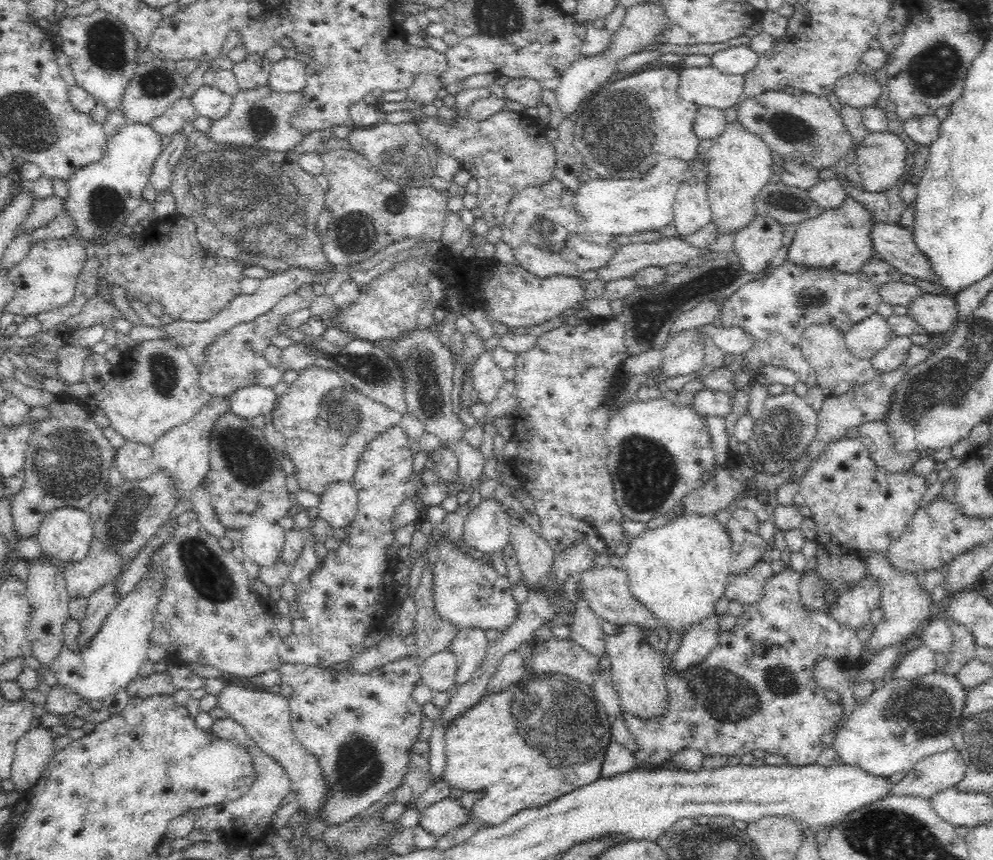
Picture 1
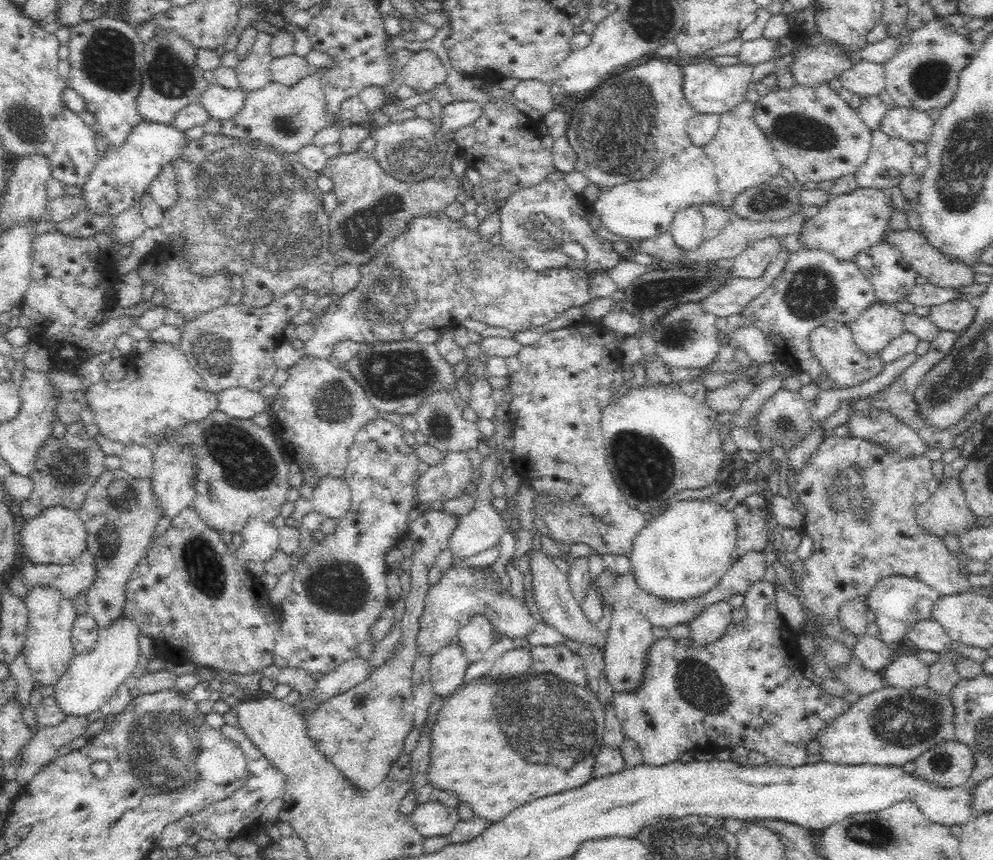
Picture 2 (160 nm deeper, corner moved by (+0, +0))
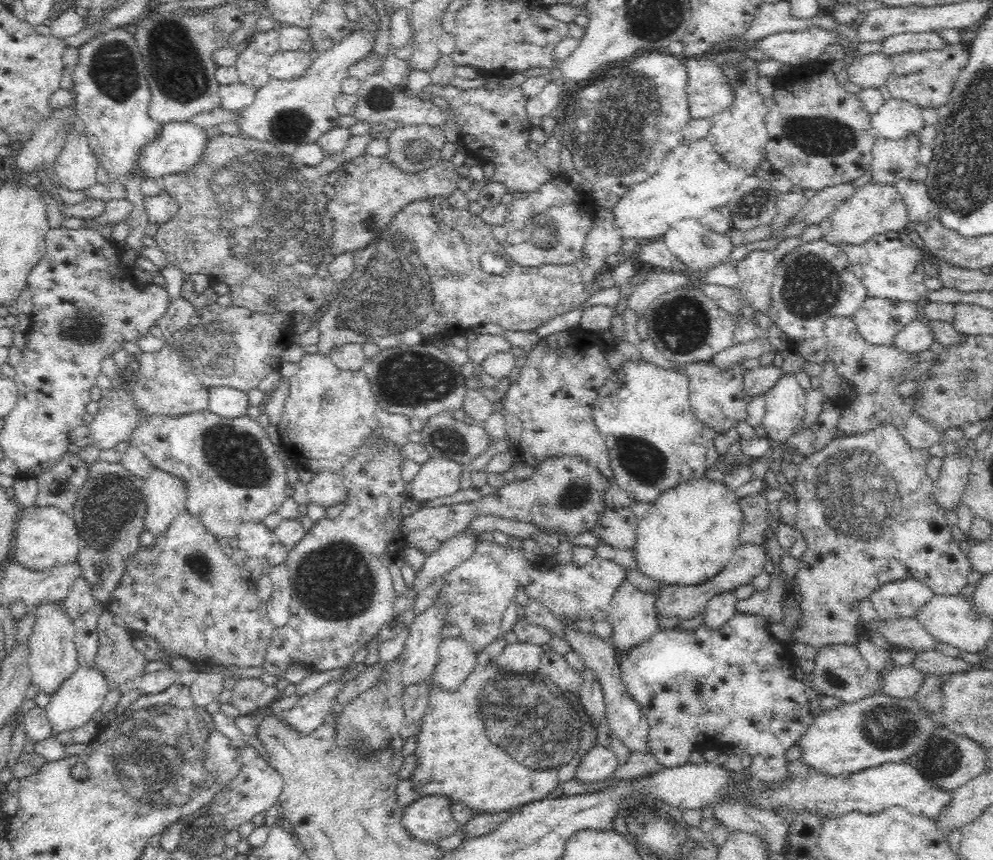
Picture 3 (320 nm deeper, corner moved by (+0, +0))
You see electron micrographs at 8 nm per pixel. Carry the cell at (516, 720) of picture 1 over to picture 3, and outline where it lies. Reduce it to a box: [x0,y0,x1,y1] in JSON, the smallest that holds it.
[409,663,598,814]

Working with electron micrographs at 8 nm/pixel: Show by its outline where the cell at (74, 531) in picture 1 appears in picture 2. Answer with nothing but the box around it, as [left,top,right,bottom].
[18,506,87,566]

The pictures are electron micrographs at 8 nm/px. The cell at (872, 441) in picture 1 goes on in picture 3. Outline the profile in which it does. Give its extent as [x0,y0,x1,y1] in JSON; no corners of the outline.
[824,317,943,452]

